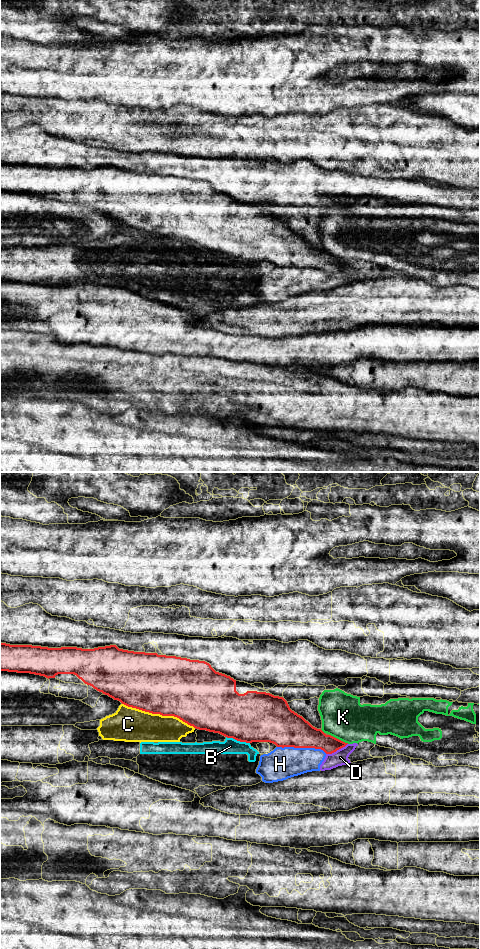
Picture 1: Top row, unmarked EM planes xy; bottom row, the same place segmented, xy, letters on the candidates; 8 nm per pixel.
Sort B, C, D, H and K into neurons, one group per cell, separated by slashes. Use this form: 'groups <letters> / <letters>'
groups B C / D H / K

